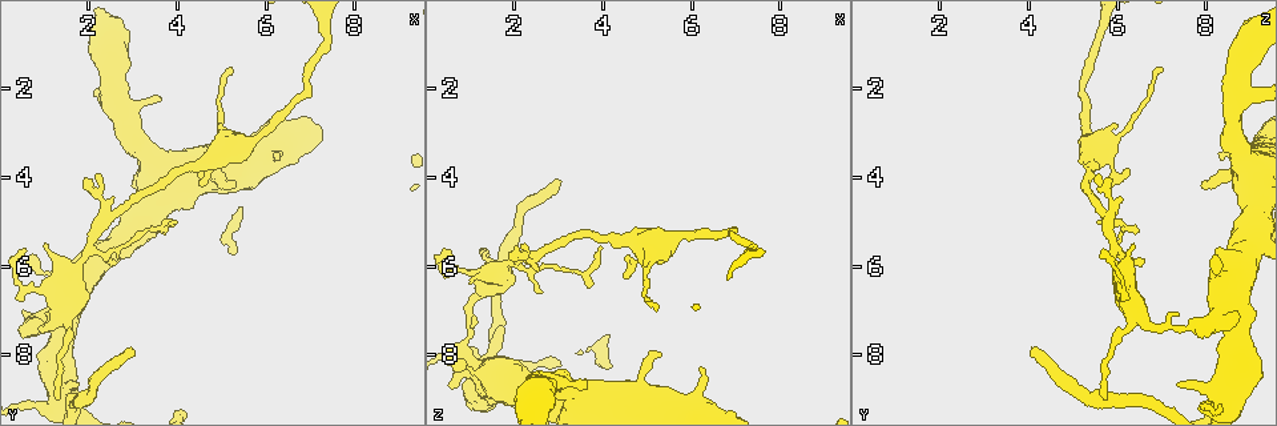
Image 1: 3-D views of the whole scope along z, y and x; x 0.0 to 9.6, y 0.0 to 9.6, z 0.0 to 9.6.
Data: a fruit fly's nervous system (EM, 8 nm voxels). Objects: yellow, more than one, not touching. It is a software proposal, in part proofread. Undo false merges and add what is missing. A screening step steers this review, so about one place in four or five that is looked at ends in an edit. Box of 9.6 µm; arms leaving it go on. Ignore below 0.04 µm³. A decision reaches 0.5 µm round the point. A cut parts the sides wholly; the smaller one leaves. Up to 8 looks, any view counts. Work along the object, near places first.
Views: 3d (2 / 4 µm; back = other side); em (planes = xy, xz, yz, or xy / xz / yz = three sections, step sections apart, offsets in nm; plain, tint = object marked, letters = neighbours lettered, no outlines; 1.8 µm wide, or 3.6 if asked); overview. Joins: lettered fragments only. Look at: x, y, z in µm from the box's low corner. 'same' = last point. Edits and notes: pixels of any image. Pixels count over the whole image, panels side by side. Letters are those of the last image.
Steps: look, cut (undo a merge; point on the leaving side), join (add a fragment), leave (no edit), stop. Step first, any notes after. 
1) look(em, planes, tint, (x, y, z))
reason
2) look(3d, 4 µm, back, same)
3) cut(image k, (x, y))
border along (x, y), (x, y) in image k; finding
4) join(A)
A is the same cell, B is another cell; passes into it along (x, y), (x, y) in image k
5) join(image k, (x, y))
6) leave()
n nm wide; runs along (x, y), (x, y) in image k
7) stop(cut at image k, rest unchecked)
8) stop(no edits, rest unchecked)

look(em, yz, step 4, letters, (3.10, 8.05, 4.10))
branch stops here

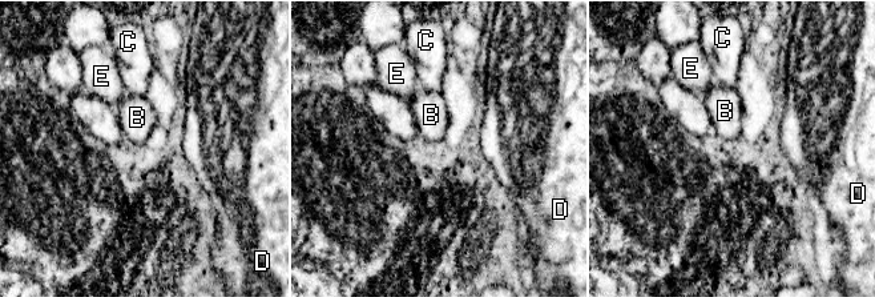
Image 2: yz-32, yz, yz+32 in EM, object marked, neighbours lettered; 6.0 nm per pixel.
look(em, planes, letters, same)
another direction

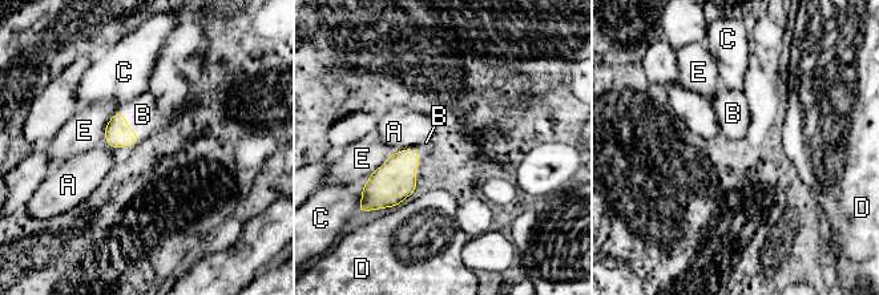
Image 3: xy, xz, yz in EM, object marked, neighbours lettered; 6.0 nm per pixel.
join(B)
B is the same cell, A, C, D and E are other cells; passes into it along (117, 132), (128, 126), (142, 114) in image 3; it goes on there

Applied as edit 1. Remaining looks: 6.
look(overview)
redraw

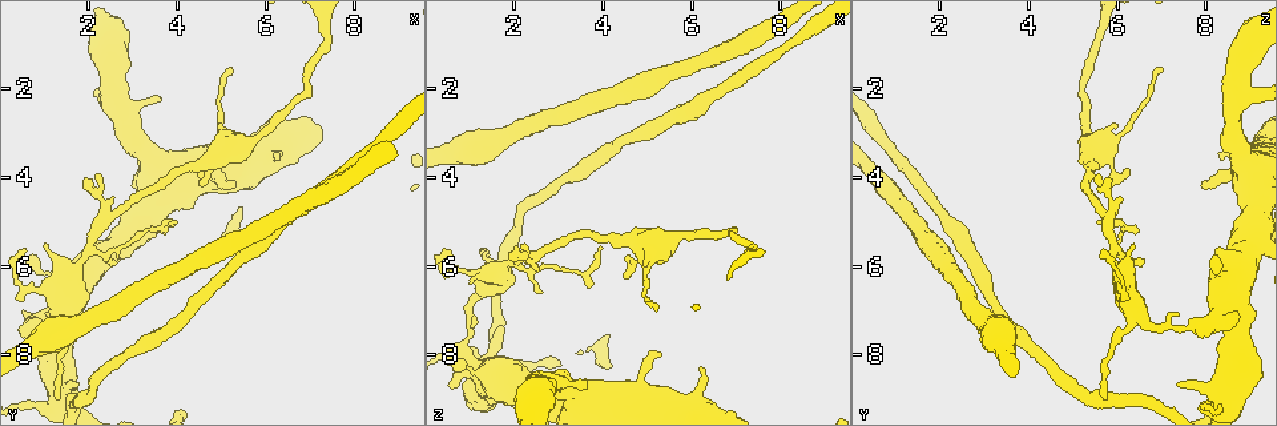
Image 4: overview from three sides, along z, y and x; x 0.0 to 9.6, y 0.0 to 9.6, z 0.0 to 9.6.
look(em, planes, letters, (5.30, 4.25, 8.05))
branch stops here

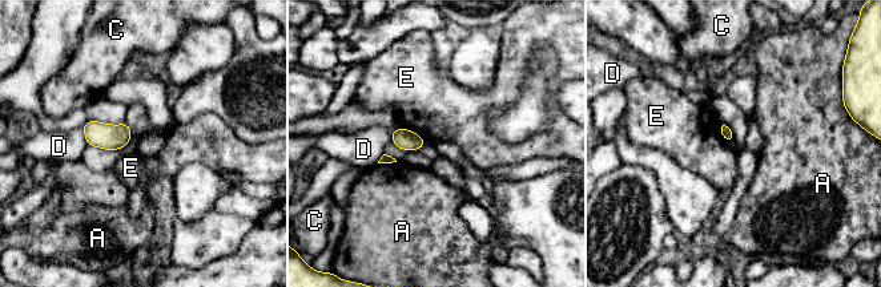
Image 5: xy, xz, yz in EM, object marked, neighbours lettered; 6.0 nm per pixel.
leave()
A, C, D and E are other cells; none of them fits

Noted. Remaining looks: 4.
look(3d, 4 µm, (3.55, 3.70, 9.00))

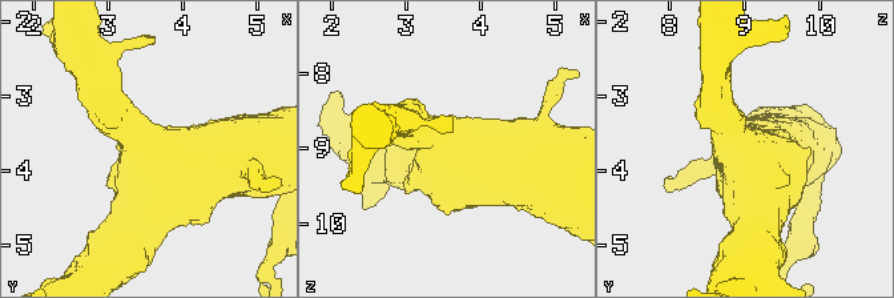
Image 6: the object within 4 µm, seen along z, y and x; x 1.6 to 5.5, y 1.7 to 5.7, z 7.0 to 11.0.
look(em, 3.6 µm, xy, step 8, letters, (3.55, 3.70, 8.95))
need the tissue

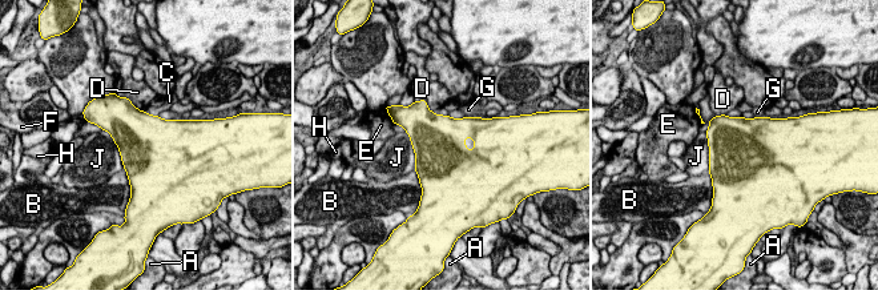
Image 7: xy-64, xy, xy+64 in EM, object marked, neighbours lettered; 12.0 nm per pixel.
leave()
A, B, C, D, E, F, G, H and J are other cells; one cell here

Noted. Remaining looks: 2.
stop(join at image 3, rest unchecked)

